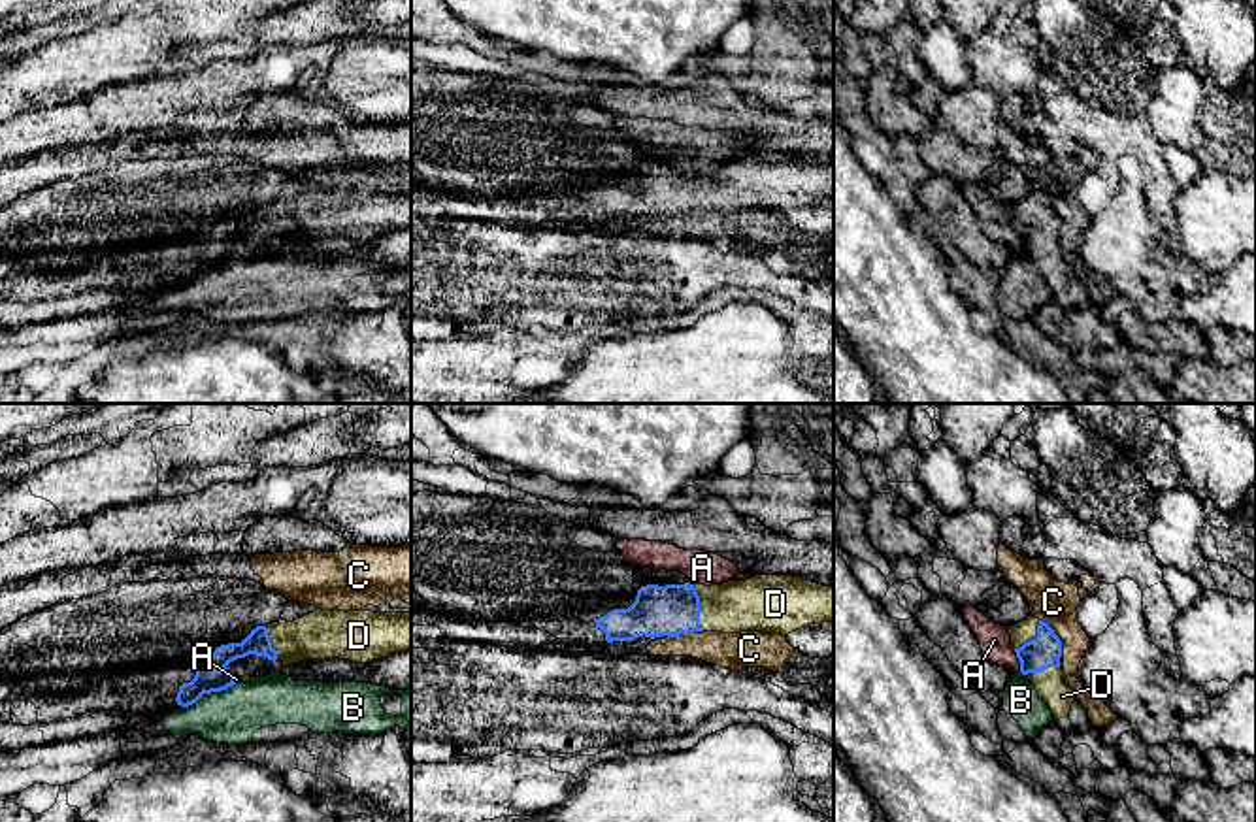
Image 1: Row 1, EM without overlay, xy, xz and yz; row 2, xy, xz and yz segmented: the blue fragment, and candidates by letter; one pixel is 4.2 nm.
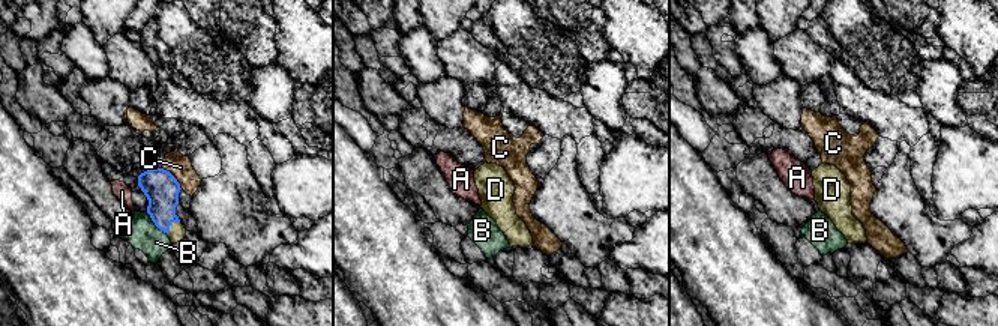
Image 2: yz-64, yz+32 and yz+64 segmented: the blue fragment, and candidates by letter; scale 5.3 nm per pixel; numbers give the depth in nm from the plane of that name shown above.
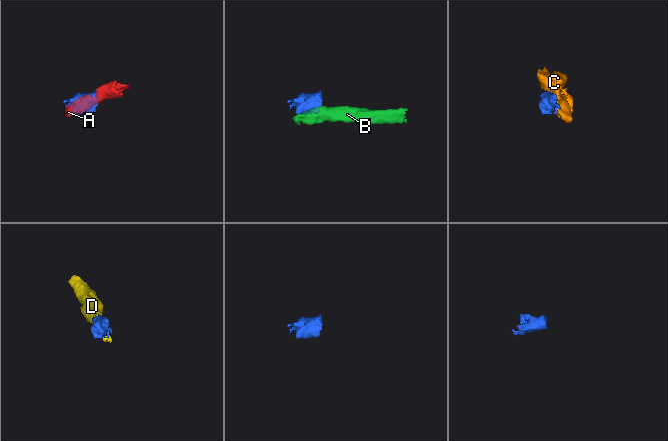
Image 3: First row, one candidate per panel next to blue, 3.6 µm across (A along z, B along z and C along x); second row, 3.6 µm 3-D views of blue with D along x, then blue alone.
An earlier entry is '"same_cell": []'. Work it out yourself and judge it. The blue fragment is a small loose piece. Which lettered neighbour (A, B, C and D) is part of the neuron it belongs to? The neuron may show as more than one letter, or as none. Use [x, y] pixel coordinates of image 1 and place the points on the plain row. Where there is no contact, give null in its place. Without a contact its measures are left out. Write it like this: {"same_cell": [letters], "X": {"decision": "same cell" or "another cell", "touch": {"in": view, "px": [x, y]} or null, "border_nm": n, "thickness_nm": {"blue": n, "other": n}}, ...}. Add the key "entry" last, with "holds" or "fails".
{"same_cell": ["D"], "A": {"decision": "another cell", "touch": {"in": "yz", "px": [1017, 232]}, "border_nm": 60, "thickness_nm": {"blue": 140, "other": 140}}, "B": {"decision": "another cell", "touch": {"in": "xy", "px": [221, 266]}, "border_nm": 140, "thickness_nm": {"blue": 140, "other": 240}}, "C": {"decision": "another cell", "touch": {"in": "yz", "px": [1053, 210]}, "border_nm": 160, "thickness_nm": {"blue": 140, "other": 190}}, "D": {"decision": "same cell", "touch": {"in": "xz", "px": [698, 185]}, "border_nm": 200, "thickness_nm": {"blue": 220, "other": 240}}, "entry": "fails"}

